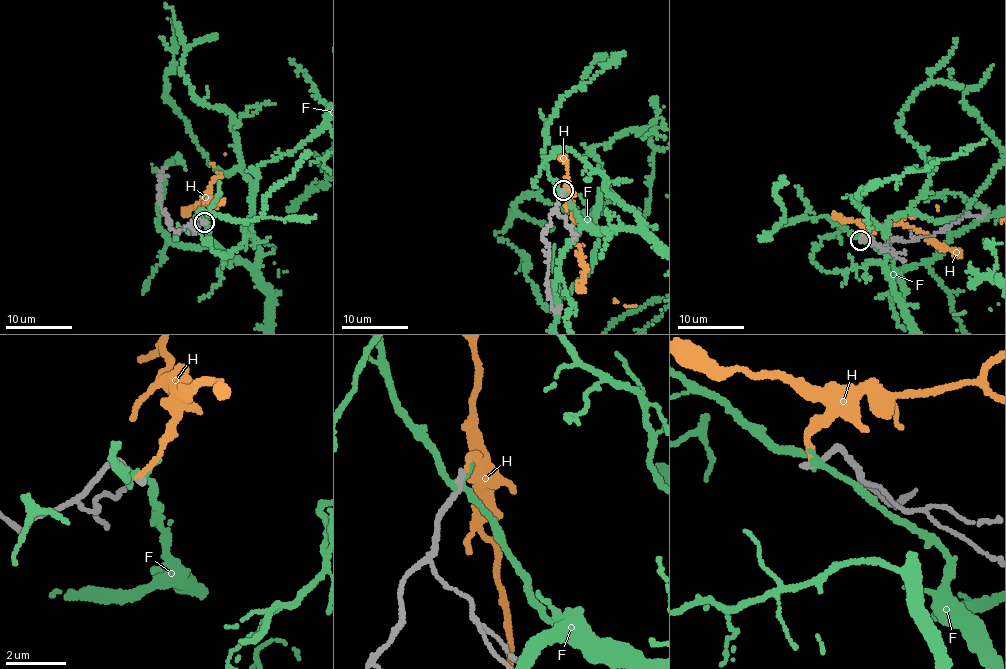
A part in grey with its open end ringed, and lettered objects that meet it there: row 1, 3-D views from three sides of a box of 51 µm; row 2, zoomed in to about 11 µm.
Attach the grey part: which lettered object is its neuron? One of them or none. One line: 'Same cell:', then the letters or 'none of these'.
Same cell: none of these

